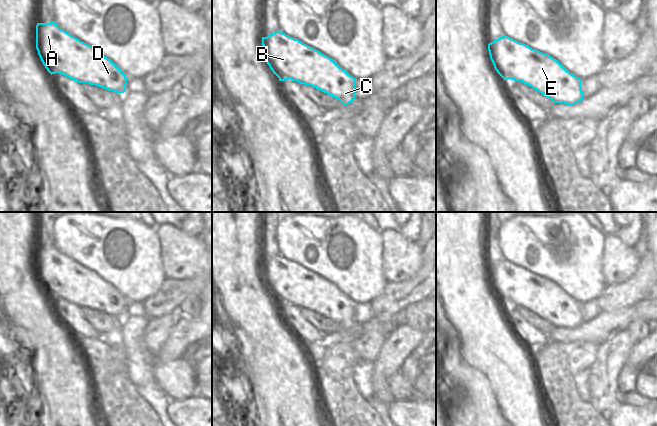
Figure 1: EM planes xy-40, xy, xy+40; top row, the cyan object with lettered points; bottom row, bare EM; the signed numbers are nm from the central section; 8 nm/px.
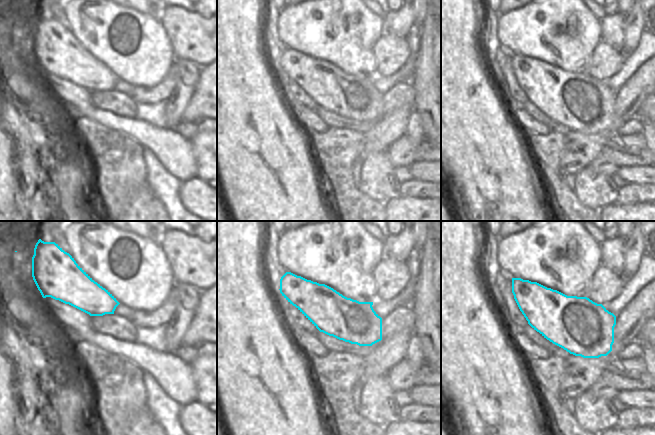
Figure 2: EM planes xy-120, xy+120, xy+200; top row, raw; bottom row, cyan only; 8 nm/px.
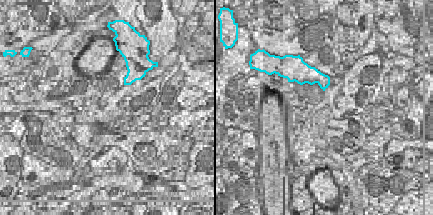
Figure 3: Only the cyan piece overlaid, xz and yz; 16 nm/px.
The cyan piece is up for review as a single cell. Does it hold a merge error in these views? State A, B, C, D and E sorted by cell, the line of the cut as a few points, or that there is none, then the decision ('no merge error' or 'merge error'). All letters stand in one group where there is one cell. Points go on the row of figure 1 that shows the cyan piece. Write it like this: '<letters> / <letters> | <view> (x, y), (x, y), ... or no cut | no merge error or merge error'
A B C D E | no cut | no merge error

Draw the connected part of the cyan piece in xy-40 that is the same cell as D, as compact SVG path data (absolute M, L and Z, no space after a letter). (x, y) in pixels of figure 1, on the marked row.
M55 21L37 23L36 49L52 75L60 73L78 83L124 93L126 75L94 47L60 29Z

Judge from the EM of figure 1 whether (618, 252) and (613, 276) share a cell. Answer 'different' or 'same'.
same

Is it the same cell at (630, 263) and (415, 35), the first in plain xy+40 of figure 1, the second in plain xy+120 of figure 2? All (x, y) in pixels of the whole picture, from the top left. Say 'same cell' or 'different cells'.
different cells

